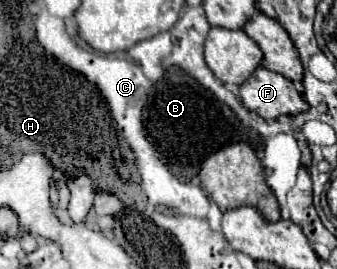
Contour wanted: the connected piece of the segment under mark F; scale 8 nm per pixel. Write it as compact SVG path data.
M258 68L240 86L240 100L248 110L260 114L266 120L280 118L280 114L294 116L310 108L304 96L296 92L292 80L268 68Z

